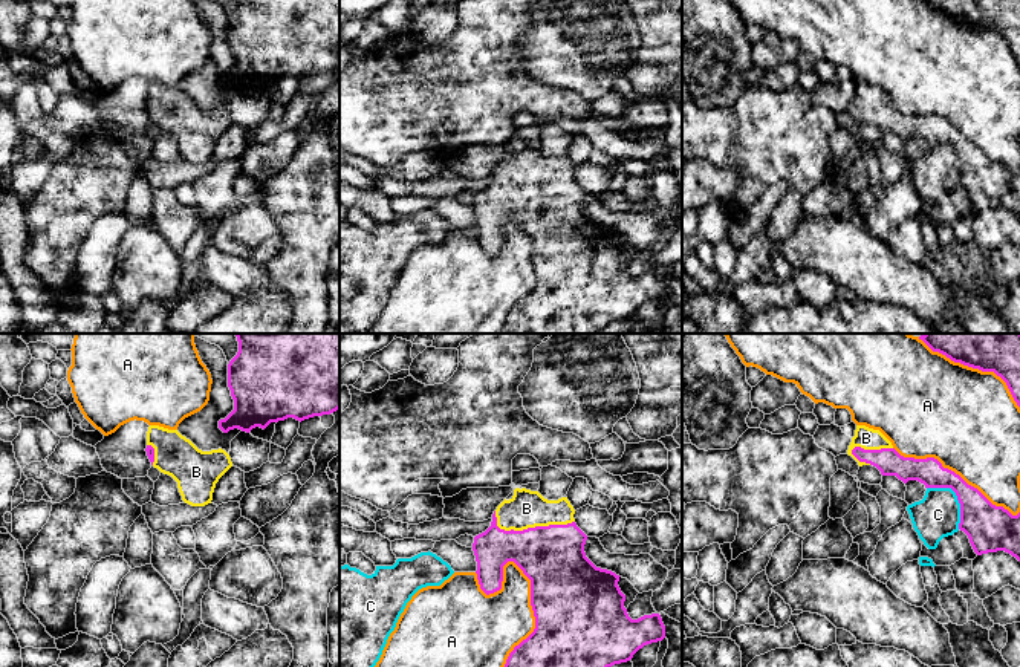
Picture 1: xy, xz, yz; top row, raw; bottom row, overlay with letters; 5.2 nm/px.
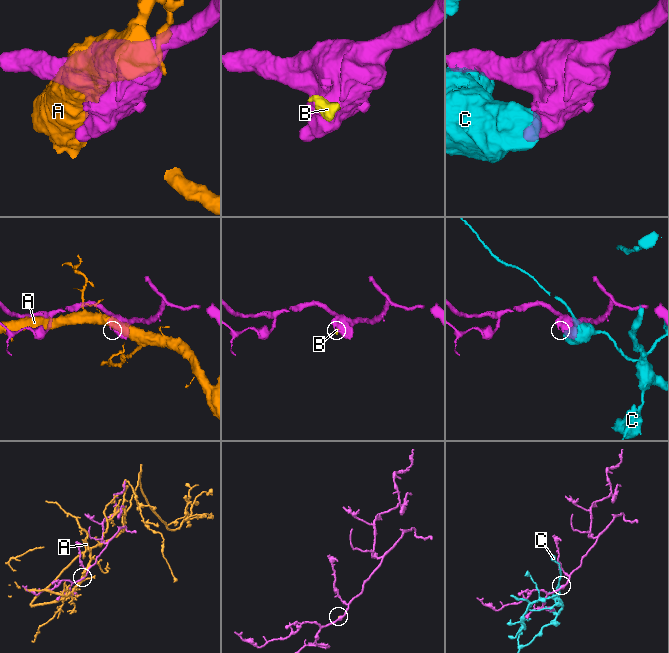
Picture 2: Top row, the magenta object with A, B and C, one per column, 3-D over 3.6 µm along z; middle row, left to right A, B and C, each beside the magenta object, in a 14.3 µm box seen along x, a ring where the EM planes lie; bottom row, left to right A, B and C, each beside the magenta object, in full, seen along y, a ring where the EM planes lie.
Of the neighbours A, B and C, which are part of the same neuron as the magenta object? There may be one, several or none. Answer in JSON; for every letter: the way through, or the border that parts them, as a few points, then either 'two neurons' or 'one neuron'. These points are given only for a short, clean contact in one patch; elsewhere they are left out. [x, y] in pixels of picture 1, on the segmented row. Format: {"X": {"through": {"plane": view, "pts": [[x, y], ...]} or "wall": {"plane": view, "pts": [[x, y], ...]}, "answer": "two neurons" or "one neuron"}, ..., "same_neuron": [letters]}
{"A": {"answer": "two neurons"}, "B": {"answer": "one neuron"}, "C": {"answer": "two neurons"}, "same_neuron": ["B"]}

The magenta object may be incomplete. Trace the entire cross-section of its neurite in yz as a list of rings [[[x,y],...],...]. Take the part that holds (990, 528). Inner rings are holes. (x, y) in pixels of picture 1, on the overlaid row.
[[[856,425],[847,454],[859,467],[873,465],[882,476],[896,476],[904,483],[918,480],[925,488],[951,488],[960,503],[959,529],[968,535],[974,552],[1005,551],[1020,561],[1020,512],[1012,516],[1003,506],[992,505],[937,459],[904,457],[879,430],[866,425]]]

